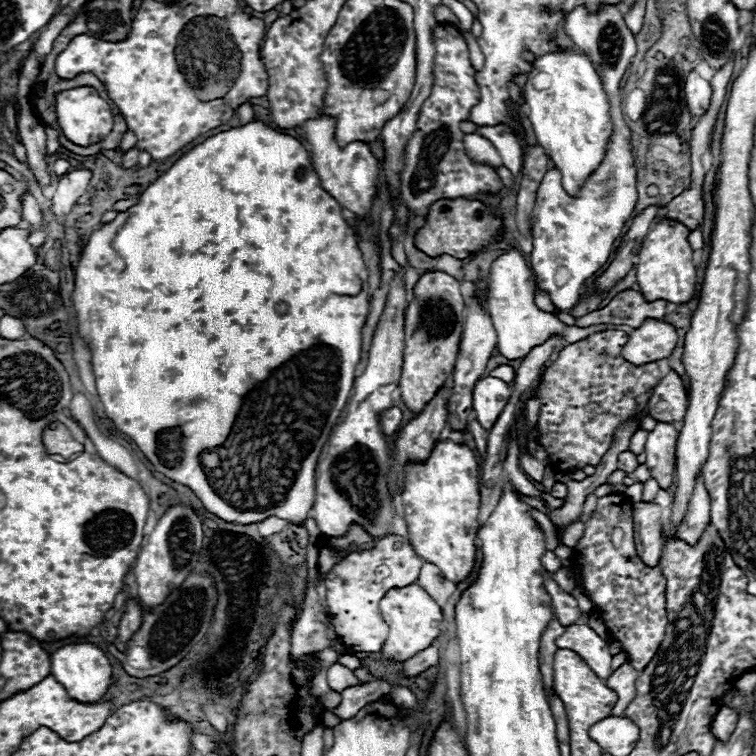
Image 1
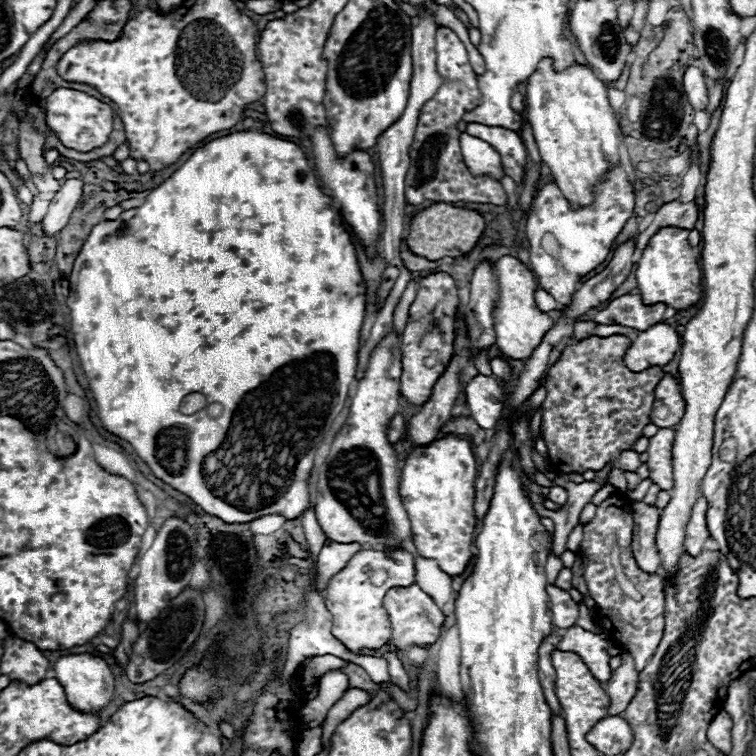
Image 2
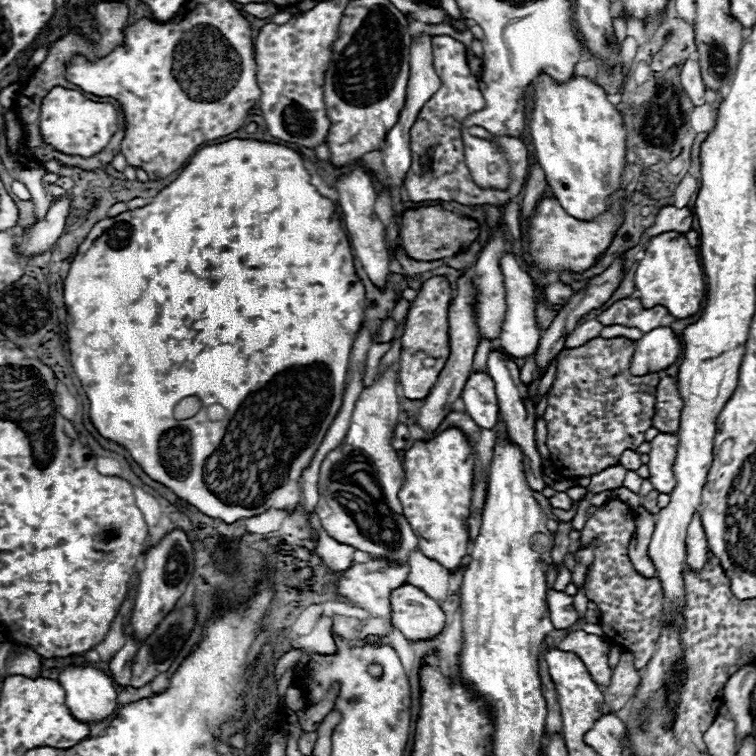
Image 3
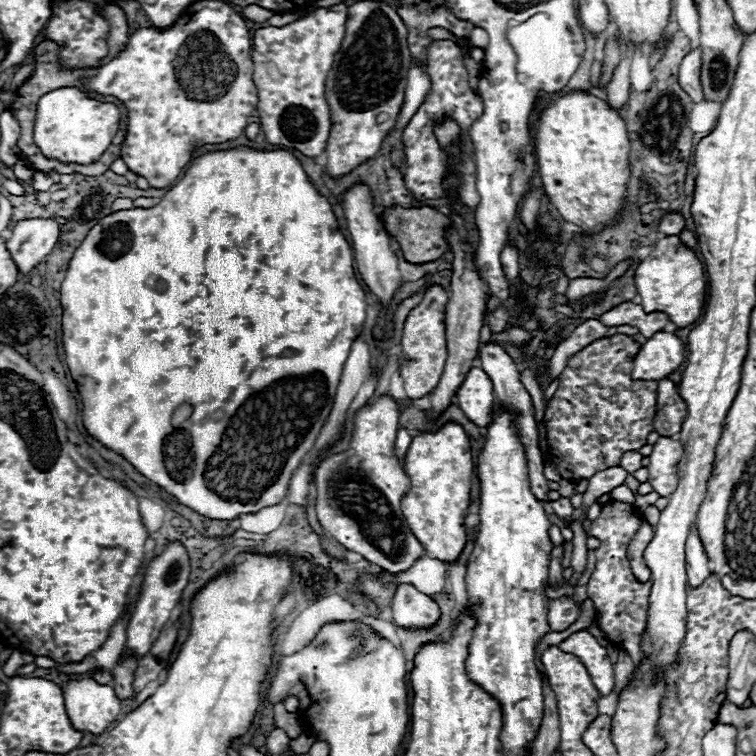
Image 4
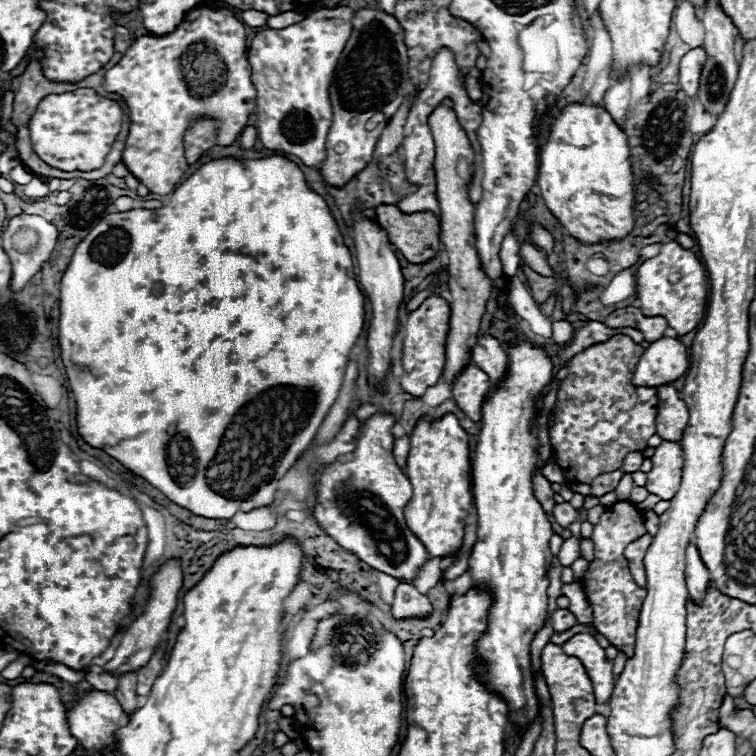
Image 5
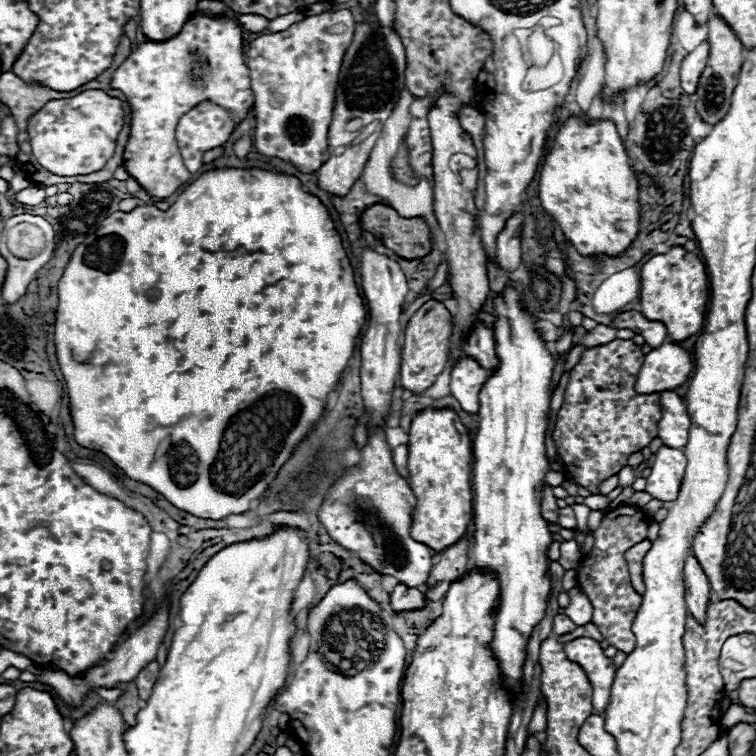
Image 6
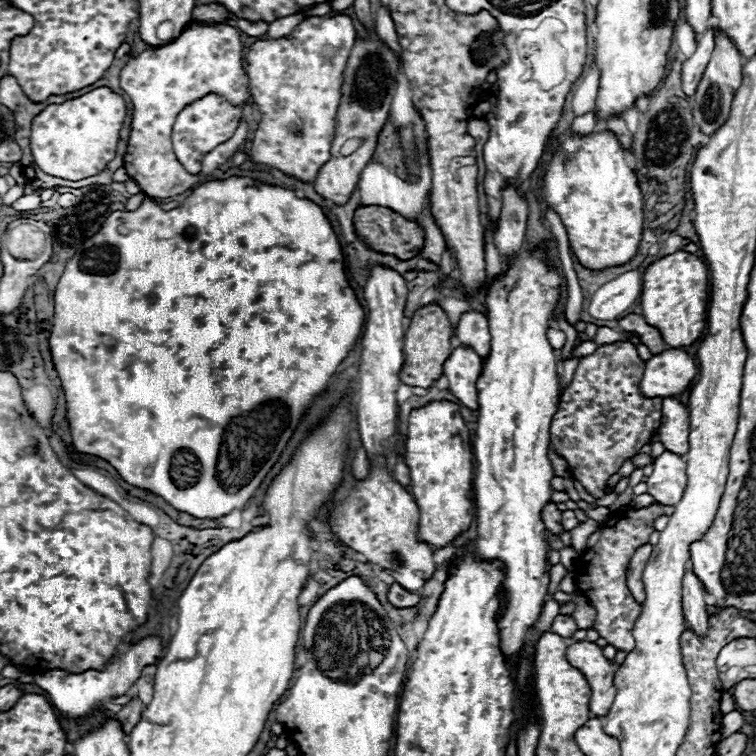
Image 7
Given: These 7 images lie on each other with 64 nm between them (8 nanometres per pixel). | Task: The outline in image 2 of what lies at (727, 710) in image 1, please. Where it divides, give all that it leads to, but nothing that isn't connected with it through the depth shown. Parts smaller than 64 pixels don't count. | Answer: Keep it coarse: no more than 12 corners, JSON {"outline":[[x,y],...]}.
{"outline":[[720,710],[708,728],[718,752],[732,748],[732,718]]}

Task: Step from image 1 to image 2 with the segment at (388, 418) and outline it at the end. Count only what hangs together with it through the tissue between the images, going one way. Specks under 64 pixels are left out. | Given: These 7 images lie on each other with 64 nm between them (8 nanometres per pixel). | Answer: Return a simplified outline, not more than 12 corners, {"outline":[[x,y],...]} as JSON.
{"outline":[[394,414],[388,440],[400,442],[406,430],[402,414]]}

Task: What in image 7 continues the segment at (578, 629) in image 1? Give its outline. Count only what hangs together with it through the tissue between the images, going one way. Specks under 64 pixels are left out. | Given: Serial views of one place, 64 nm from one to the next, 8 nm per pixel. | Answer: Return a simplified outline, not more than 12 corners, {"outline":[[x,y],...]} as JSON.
{"outline":[[588,640],[566,658],[592,688],[590,714],[606,716],[616,696],[618,664]]}

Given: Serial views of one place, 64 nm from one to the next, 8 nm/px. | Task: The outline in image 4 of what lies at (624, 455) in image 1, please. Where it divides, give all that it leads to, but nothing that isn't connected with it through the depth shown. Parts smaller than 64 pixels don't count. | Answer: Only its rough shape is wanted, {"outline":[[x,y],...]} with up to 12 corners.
{"outline":[[624,452],[620,466],[626,472],[642,468],[642,454]]}

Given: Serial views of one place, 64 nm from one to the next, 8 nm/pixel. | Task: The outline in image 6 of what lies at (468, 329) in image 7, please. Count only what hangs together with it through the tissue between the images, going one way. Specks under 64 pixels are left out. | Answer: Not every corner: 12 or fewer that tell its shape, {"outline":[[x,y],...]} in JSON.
{"outline":[[476,324],[464,354],[488,372],[500,364],[492,330]]}

